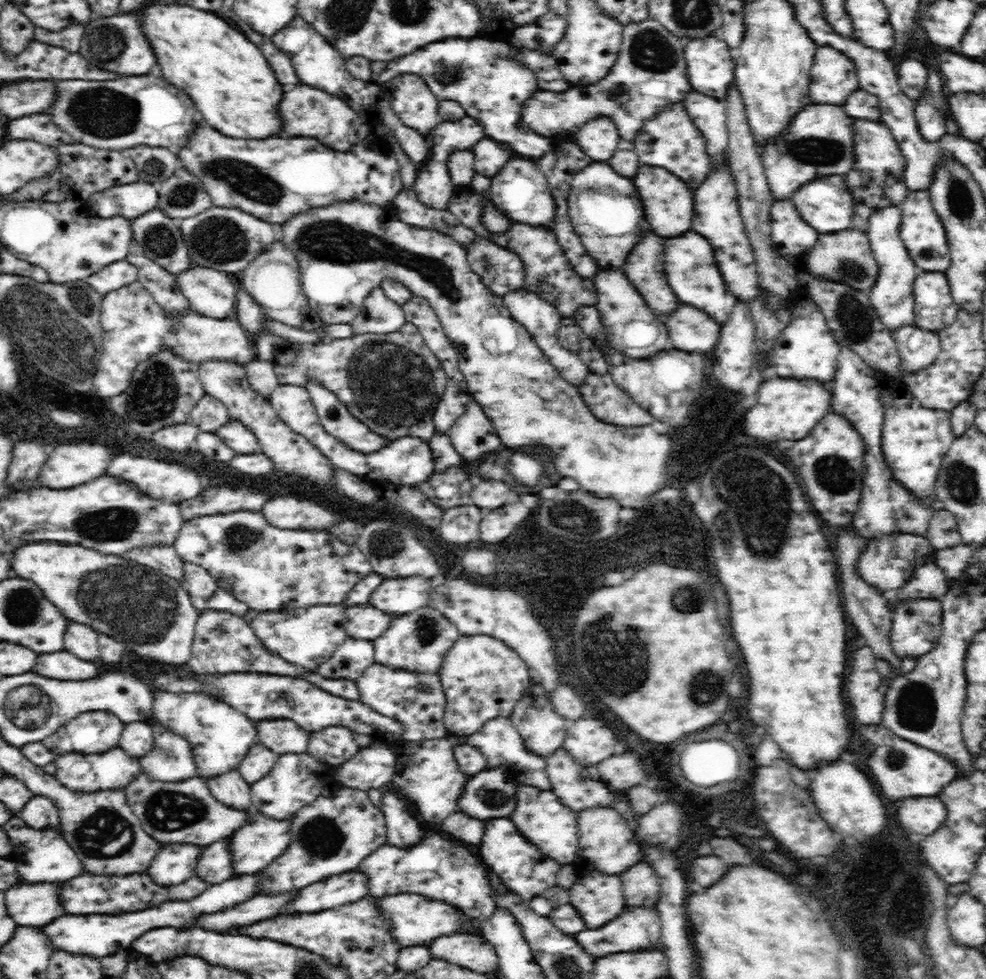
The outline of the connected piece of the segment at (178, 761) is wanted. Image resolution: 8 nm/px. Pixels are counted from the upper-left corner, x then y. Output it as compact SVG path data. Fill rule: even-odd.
M155 729L155 748L144 757L139 758L141 766L143 766L141 774L147 774L152 780L159 782L182 783L186 779L192 779L196 776L195 756L193 756L193 748L191 742L163 729Z

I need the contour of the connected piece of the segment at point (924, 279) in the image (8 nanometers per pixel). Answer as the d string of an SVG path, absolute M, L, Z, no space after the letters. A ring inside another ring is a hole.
M925 271L918 274L914 283L914 324L936 333L948 328L960 308L952 298L947 275L942 271Z

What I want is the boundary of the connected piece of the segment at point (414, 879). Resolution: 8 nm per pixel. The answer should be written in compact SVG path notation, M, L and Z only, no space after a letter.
M430 834L422 844L410 850L392 848L388 844L380 846L355 870L367 875L367 894L378 899L400 893L418 893L422 897L458 907L477 924L488 920L496 910L494 894L490 898L492 888L488 884L488 872L476 856L476 845L450 842L440 834Z

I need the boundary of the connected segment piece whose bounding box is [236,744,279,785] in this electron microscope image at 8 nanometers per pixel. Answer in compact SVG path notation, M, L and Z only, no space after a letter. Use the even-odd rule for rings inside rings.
M255 744L248 750L247 756L239 762L236 768L243 780L252 785L265 778L274 767L279 755L260 744Z

